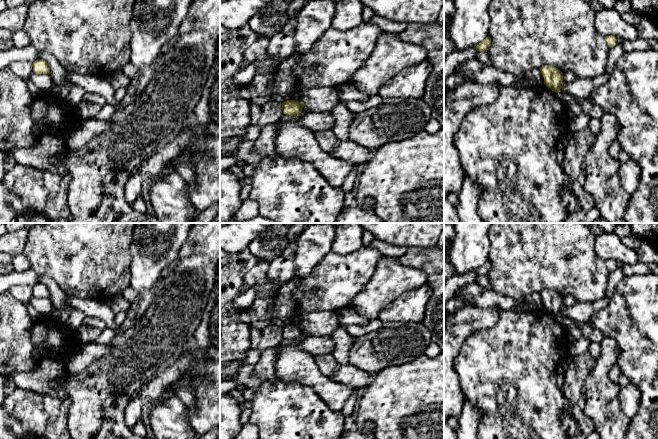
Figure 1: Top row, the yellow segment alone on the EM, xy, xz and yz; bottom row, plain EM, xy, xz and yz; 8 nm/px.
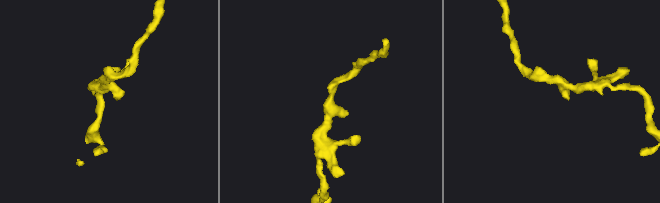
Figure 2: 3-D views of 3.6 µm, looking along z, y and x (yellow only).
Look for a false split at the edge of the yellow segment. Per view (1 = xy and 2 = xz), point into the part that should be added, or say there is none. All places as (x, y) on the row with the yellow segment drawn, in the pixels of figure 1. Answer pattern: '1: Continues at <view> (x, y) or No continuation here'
1: No continuation here
2: No continuation here

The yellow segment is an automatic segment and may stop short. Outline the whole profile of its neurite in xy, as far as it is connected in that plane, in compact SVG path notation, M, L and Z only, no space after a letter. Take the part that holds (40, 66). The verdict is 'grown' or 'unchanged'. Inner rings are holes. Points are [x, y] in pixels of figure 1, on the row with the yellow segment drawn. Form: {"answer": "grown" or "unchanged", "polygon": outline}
{"answer": "unchanged", "polygon": "M38 59L32 63L33 73L35 74L50 74L48 63L43 59Z"}

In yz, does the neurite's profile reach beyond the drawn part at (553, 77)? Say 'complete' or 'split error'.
complete

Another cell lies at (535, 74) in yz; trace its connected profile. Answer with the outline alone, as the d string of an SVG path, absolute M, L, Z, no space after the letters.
M538 68L529 70L528 72L526 72L524 77L528 80L534 80L537 85L544 84L544 77L542 76L540 69Z

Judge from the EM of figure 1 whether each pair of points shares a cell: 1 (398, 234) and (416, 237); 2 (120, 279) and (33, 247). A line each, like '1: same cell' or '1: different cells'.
1: same cell
2: same cell

